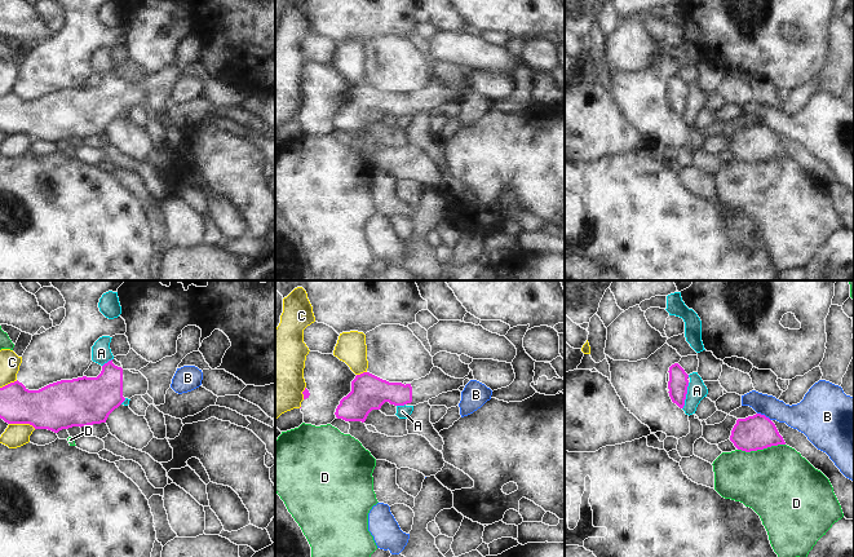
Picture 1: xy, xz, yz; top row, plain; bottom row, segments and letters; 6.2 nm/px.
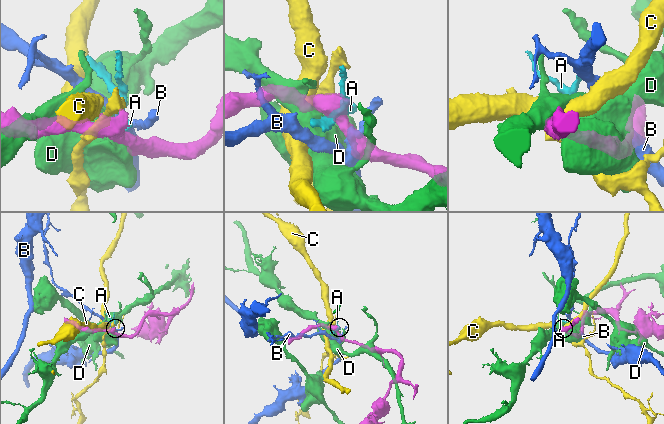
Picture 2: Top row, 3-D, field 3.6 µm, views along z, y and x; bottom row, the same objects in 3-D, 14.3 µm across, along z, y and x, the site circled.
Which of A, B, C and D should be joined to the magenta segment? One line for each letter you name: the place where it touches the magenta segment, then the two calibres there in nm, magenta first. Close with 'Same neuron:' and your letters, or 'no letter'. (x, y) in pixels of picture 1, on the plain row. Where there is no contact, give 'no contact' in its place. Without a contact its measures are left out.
Same neuron: no letter

